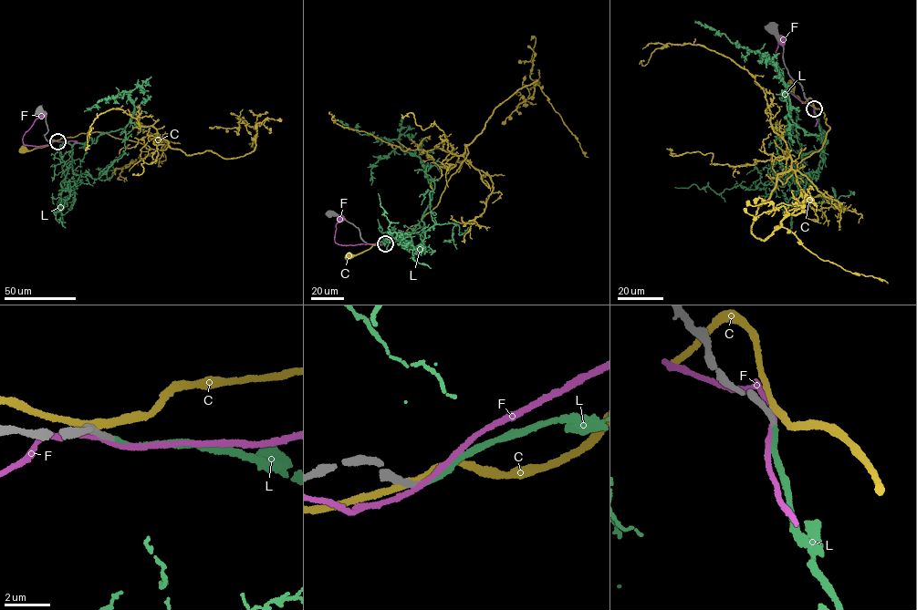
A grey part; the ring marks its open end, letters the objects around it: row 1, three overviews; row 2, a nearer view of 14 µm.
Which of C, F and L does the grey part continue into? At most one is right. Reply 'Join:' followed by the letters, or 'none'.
Join: L

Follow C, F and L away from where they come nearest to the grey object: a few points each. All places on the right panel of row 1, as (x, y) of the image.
C: (814, 107), (810, 98), (802, 102), (789, 86)
F: (814, 108), (790, 92), (776, 71), (776, 51), (777, 44), (782, 40)
L: (814, 108), (826, 143), (822, 132), (807, 135), (792, 121), (778, 66), (695, 21)

